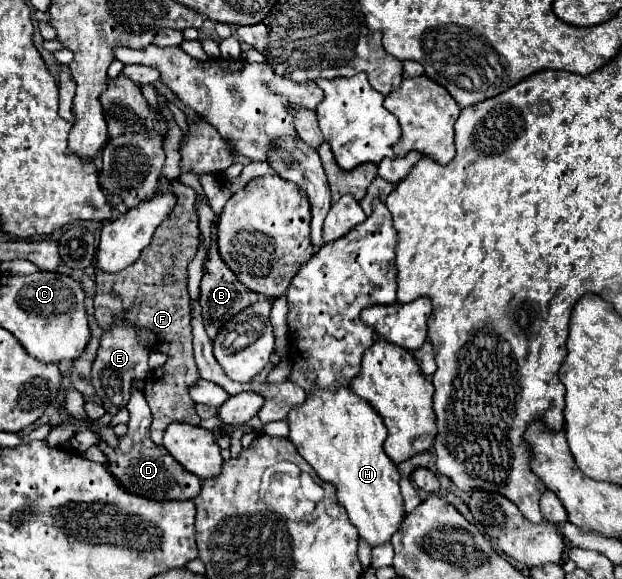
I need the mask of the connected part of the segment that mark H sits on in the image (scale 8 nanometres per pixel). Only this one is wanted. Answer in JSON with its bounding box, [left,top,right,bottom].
[287,386,405,546]

